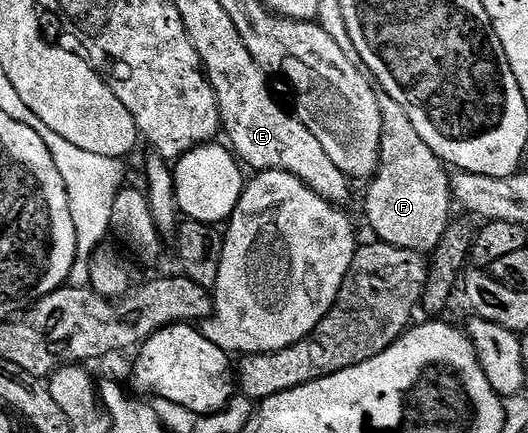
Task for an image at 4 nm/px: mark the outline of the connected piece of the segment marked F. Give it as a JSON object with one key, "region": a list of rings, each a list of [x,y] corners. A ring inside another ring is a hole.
{"region":[[[390,101],[381,102],[383,132],[379,168],[367,187],[367,223],[375,230],[374,238],[380,243],[430,253],[445,237],[445,229],[453,222],[453,196],[449,171],[442,159],[421,141],[421,133],[413,129],[413,121]]]}

